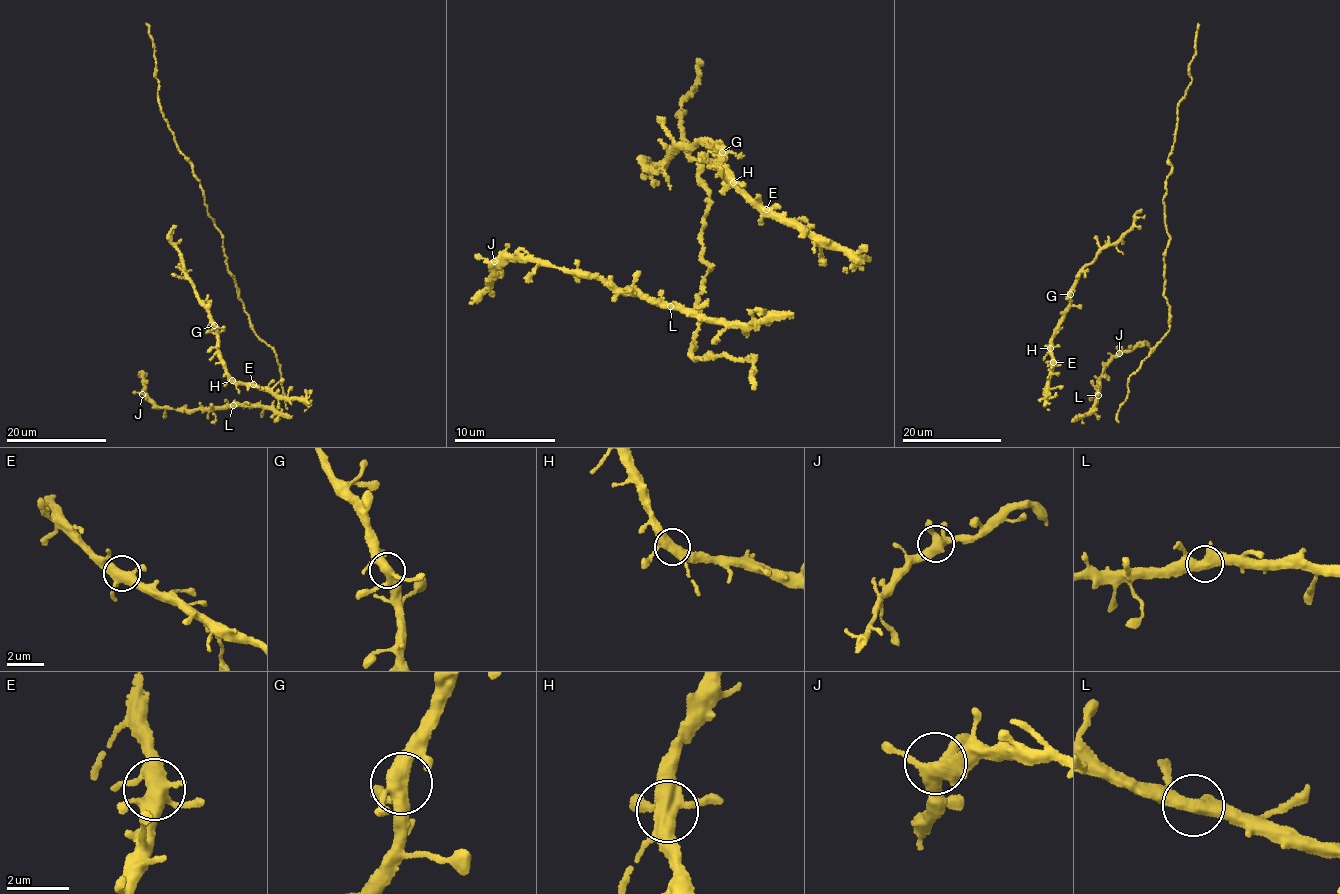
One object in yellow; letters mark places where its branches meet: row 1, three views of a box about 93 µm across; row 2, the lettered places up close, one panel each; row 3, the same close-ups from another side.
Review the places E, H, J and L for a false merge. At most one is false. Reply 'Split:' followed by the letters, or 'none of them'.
Split: none of them

